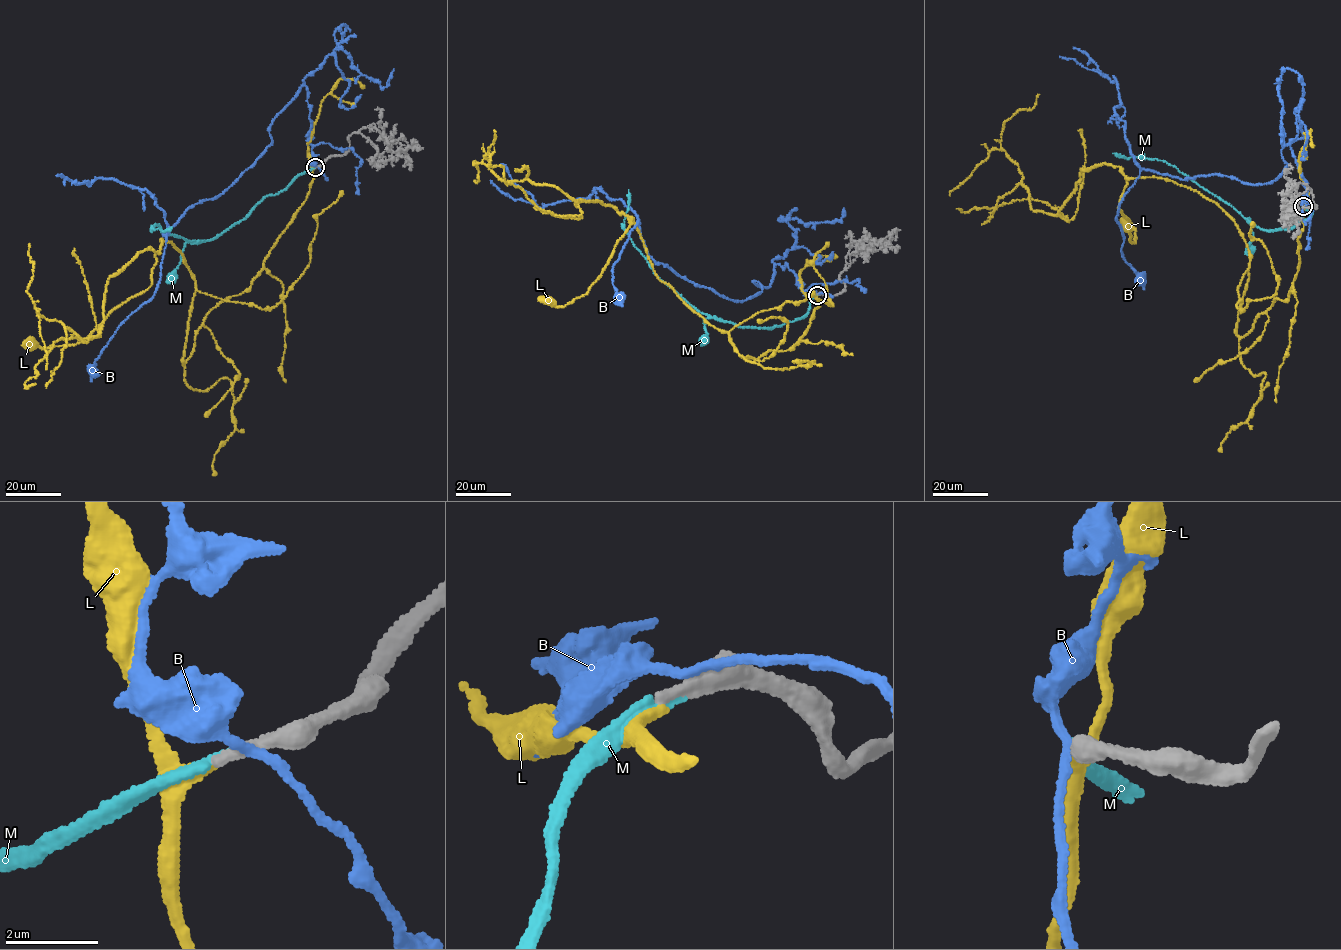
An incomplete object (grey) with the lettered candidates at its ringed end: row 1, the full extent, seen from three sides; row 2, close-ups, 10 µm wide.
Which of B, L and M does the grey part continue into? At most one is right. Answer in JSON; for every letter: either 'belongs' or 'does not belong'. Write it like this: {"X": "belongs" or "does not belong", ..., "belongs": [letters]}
{"B": "does not belong", "L": "does not belong", "M": "belongs", "belongs": ["M"]}

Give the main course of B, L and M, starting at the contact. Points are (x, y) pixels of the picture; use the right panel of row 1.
B: (1303, 207), (1297, 118), (1303, 135), (1284, 146), (1287, 164), (1270, 182), (1142, 169), (1115, 220), (1140, 278)
L: (1303, 207), (1288, 297), (1242, 337), (1234, 220), (1124, 177), (1135, 242), (1125, 226)
M: (1303, 207), (1312, 212), (1288, 229), (1262, 229), (1248, 219), (1253, 239), (1249, 250)

